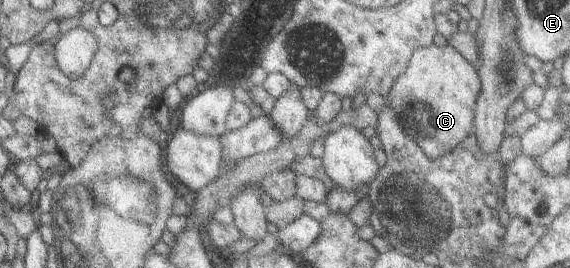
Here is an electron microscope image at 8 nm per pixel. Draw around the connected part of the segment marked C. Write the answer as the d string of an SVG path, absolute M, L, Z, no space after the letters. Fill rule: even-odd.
M432 43L411 53L404 73L396 77L384 99L394 111L404 135L414 141L428 159L436 159L451 152L471 133L479 89L480 80L473 65L448 44L438 47Z

